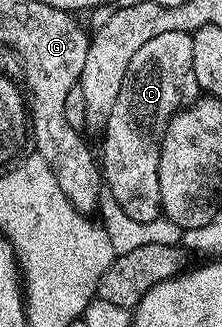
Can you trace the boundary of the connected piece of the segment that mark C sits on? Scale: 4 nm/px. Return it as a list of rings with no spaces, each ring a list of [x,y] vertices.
[[[165,32],[162,36],[153,36],[153,40],[145,40],[141,48],[137,48],[133,60],[129,60],[129,68],[125,71],[125,80],[121,80],[121,92],[117,92],[117,100],[111,105],[107,117],[107,125],[102,127],[103,158],[101,154],[101,178],[105,183],[106,193],[117,200],[121,212],[133,220],[153,220],[161,214],[161,184],[159,183],[159,138],[157,132],[162,131],[180,109],[184,101],[183,89],[193,78],[193,40],[191,34],[185,32]]]

